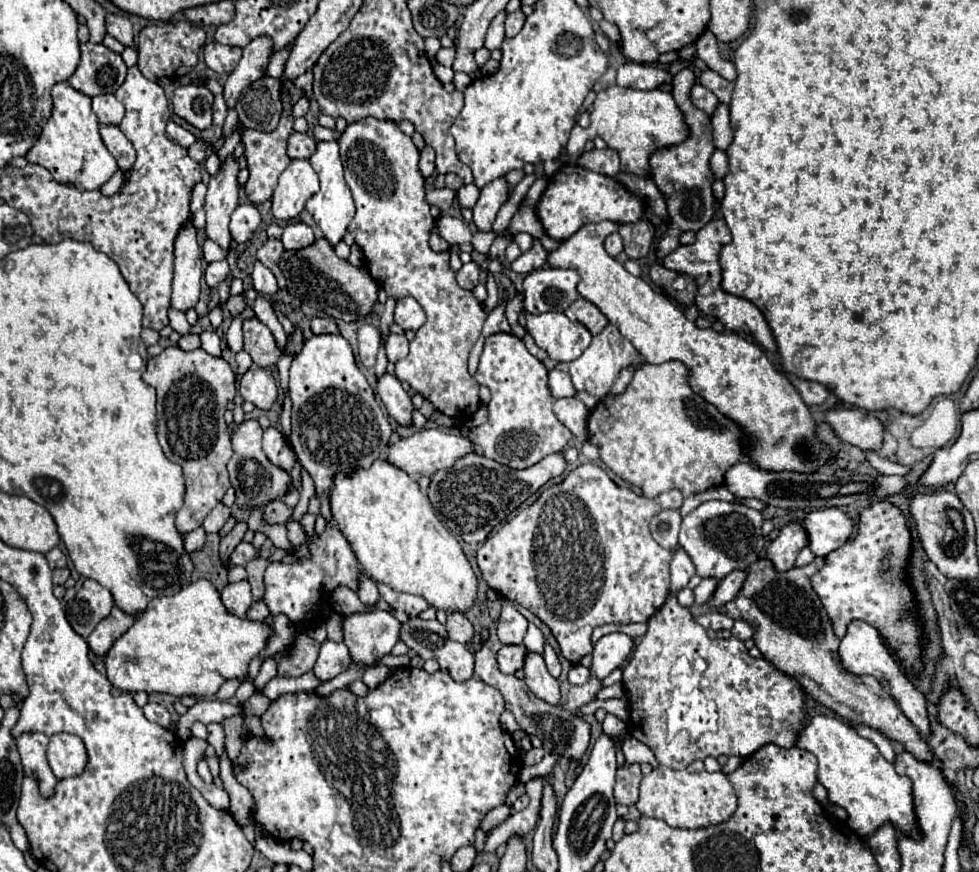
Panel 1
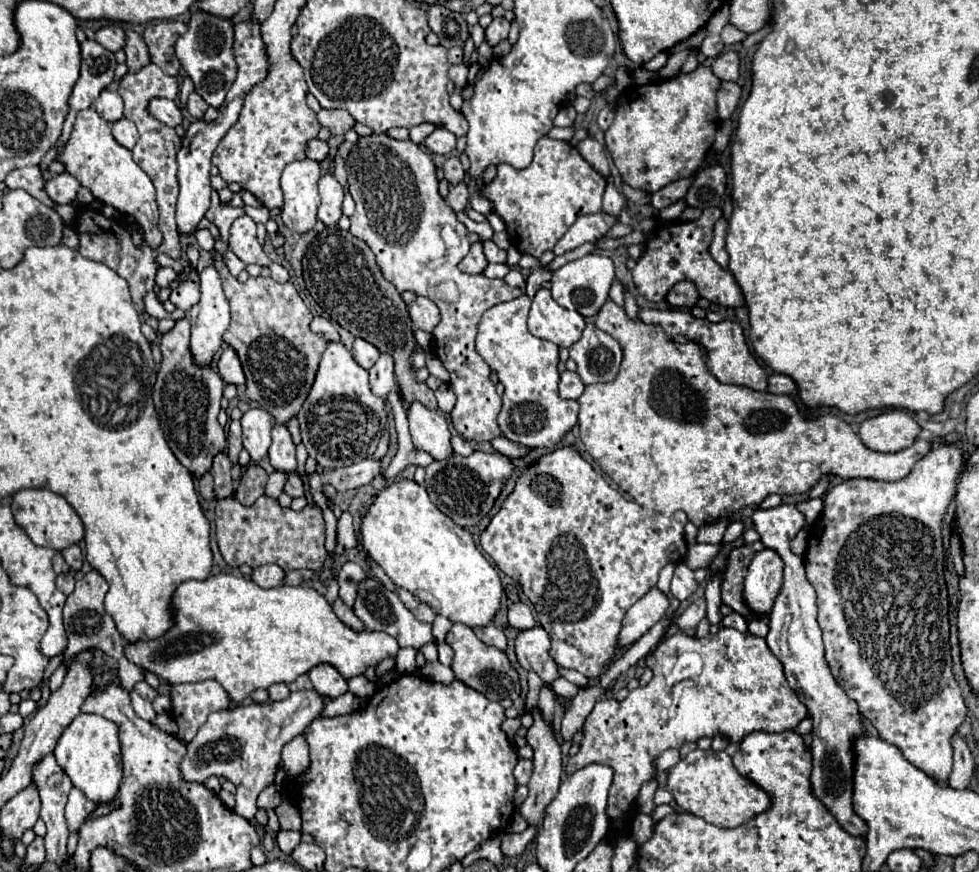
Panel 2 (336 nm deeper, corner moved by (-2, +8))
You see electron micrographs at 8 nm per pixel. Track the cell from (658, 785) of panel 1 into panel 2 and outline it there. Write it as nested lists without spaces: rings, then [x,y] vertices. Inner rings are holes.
[[[692,750],[684,760],[670,768],[666,788],[672,792],[676,804],[704,818],[706,822],[720,828],[736,828],[746,824],[750,818],[766,812],[770,808],[770,796],[756,786],[752,780],[744,778],[732,764],[732,758],[726,752],[714,750]]]

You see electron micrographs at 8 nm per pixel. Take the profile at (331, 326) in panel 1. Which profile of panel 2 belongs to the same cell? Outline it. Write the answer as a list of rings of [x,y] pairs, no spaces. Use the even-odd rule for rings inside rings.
[[[314,318],[312,324],[310,324],[310,328],[312,328],[312,332],[320,334],[326,342],[338,342],[338,340],[340,340],[338,330],[336,330],[336,328],[332,326],[332,322],[326,320],[326,318]]]

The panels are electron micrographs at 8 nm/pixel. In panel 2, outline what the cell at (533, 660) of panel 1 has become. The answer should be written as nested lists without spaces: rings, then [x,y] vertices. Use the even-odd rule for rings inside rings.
[[[536,708],[532,712],[534,716],[534,724],[532,728],[528,728],[528,734],[526,734],[526,740],[528,744],[532,746],[534,750],[534,774],[528,782],[528,798],[524,800],[524,804],[518,808],[518,812],[522,814],[522,818],[528,822],[528,826],[542,826],[542,820],[544,820],[544,810],[546,806],[552,802],[552,798],[558,794],[558,786],[560,786],[560,776],[562,776],[562,754],[560,754],[560,744],[556,742],[554,734],[552,734],[552,728],[542,720],[542,714],[540,710]]]

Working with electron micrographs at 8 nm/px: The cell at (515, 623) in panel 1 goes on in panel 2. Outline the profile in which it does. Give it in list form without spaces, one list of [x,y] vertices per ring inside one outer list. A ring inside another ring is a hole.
[[[514,602],[508,608],[508,622],[516,630],[526,630],[526,628],[536,626],[536,620],[534,620],[534,614],[532,614],[530,606],[526,606],[524,602]]]

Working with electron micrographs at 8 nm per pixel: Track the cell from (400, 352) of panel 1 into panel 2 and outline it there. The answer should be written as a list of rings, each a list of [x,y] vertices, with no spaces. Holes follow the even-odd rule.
[[[380,354],[378,362],[370,368],[370,390],[380,398],[386,398],[392,390],[396,390],[394,360],[390,354]]]

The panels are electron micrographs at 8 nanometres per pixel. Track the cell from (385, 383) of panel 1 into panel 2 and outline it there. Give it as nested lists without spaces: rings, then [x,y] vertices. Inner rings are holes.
[[[414,402],[408,408],[408,422],[414,446],[428,452],[434,460],[444,460],[454,454],[450,446],[450,428],[444,416]]]

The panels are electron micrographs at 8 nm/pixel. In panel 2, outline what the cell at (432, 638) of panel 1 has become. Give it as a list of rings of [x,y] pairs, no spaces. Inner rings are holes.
[[[366,576],[364,582],[360,582],[358,590],[356,590],[356,602],[352,606],[354,614],[364,622],[364,626],[368,630],[382,630],[388,632],[390,636],[394,636],[398,640],[400,646],[412,646],[412,648],[420,648],[428,642],[432,642],[432,626],[424,624],[420,620],[416,620],[416,616],[400,602],[398,594],[390,592],[384,588],[384,584],[376,578]]]

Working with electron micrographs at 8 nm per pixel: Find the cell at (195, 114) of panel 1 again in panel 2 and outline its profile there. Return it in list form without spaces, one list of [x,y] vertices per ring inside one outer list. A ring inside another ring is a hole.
[[[192,92],[190,96],[188,96],[188,104],[186,104],[186,110],[194,116],[194,118],[202,118],[204,116],[204,112],[206,112],[206,108],[208,108],[208,104],[204,102],[204,98],[200,96],[200,94],[196,94],[196,92]]]

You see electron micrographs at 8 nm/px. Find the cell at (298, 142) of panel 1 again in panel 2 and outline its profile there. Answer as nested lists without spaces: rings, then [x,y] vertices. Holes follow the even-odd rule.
[[[318,138],[310,140],[310,142],[308,142],[308,148],[306,148],[306,156],[308,156],[310,160],[322,162],[322,160],[328,156],[328,144],[322,142],[322,140],[318,140]]]

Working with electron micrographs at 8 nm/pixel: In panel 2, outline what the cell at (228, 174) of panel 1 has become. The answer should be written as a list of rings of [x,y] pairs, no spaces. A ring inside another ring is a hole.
[[[208,266],[200,272],[200,290],[202,290],[202,298],[200,302],[188,312],[190,322],[192,322],[192,340],[190,340],[190,350],[192,350],[192,358],[198,366],[208,366],[212,362],[212,356],[218,352],[218,348],[222,346],[222,336],[228,330],[230,324],[230,310],[228,310],[228,300],[222,292],[222,280],[220,274],[214,266]]]

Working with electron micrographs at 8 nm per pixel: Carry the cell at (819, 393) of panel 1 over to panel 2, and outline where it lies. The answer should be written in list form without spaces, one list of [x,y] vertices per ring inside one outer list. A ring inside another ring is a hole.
[[[772,374],[768,378],[768,388],[770,394],[794,394],[796,392],[796,384],[790,376],[784,374]]]

